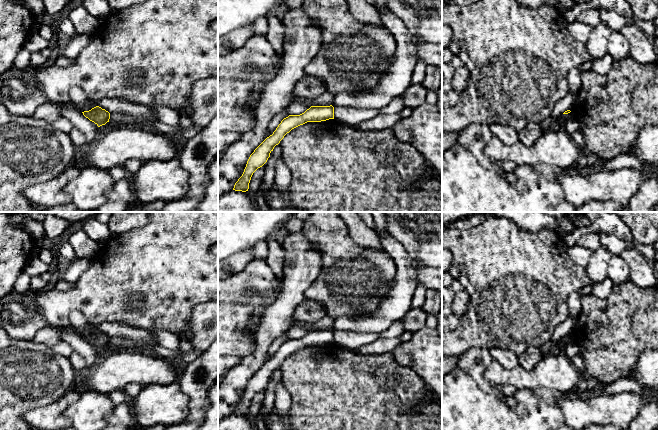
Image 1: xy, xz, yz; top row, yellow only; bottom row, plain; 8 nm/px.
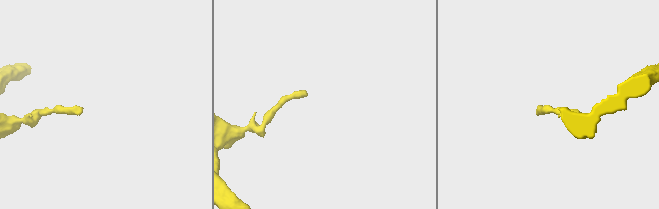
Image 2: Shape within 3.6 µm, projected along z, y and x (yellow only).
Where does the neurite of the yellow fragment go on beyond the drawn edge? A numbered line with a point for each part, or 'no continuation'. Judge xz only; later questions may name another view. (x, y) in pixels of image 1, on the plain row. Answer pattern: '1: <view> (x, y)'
no continuation

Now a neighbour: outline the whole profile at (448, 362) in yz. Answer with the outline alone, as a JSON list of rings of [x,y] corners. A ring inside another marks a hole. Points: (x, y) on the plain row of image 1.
[[[442,356],[442,378],[457,366],[459,356]]]

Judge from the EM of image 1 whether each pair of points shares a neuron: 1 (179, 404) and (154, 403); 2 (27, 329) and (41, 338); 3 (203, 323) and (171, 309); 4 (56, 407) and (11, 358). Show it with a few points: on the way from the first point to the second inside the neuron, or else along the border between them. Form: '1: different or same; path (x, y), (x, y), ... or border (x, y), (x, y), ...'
1: same; path (173, 404), (160, 404)
2: different; border (47, 324), (32, 339)
3: different; border (207, 301), (198, 303), (191, 312), (189, 340)
4: different; border (71, 387), (52, 402), (31, 409)

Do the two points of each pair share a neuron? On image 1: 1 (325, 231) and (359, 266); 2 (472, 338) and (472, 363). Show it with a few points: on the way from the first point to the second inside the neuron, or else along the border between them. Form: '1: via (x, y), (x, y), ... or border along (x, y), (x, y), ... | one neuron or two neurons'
1: via (333, 241), (337, 249), (349, 261) | one neuron
2: border along (488, 348), (469, 348), (458, 355) | two neurons

